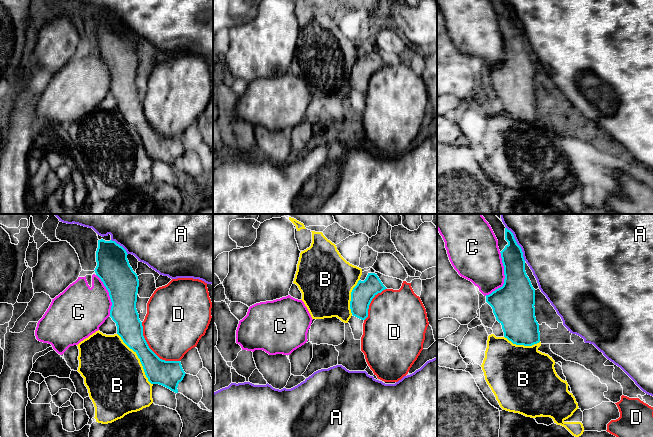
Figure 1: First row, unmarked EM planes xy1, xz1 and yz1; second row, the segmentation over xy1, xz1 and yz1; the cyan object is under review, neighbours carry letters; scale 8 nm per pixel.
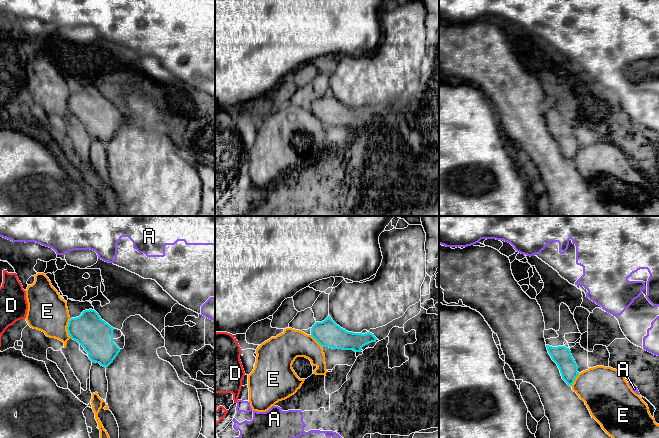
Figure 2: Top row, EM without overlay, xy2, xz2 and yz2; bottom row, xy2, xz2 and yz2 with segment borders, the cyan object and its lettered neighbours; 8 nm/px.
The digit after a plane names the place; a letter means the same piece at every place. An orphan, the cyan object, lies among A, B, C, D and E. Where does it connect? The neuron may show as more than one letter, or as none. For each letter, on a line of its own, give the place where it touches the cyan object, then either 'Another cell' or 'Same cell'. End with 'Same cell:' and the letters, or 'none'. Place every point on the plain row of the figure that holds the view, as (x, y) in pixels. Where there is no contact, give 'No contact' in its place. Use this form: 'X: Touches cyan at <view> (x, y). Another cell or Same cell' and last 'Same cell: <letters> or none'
A: Touches cyan at yz1 (517, 20). Another cell
B: Touches cyan at xy1 (139, 134). Another cell
C: Touches cyan at yz1 (505, 53). Another cell
D: Touches cyan at xy1 (151, 126). Another cell
E: Touches cyan at xy2 (67, 104). Another cell
Same cell: none

